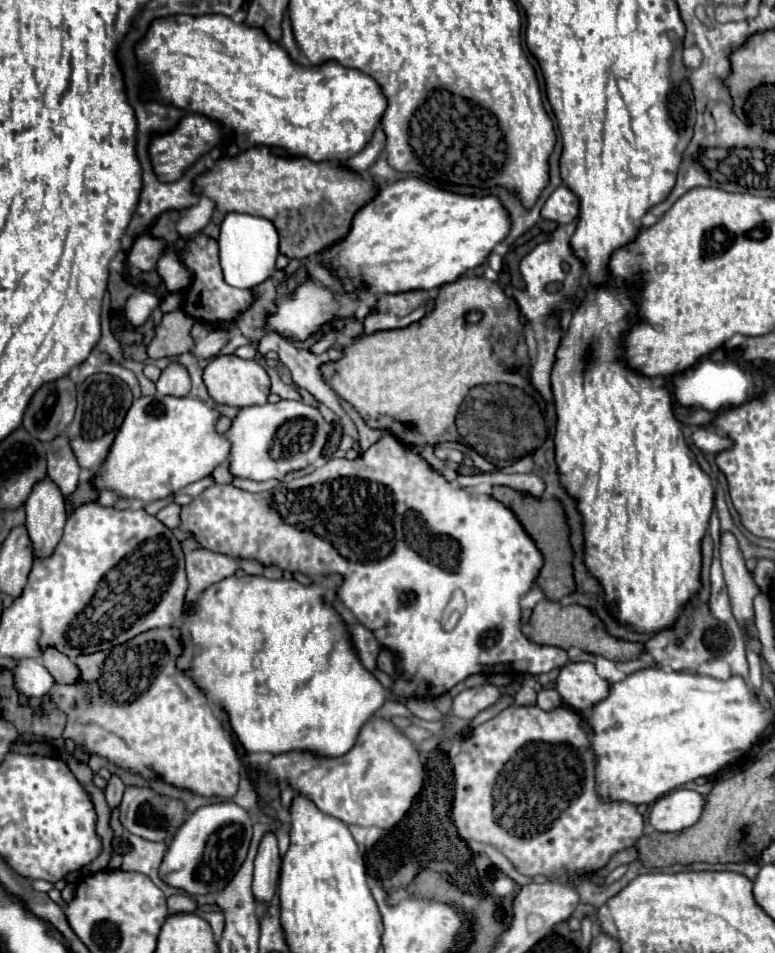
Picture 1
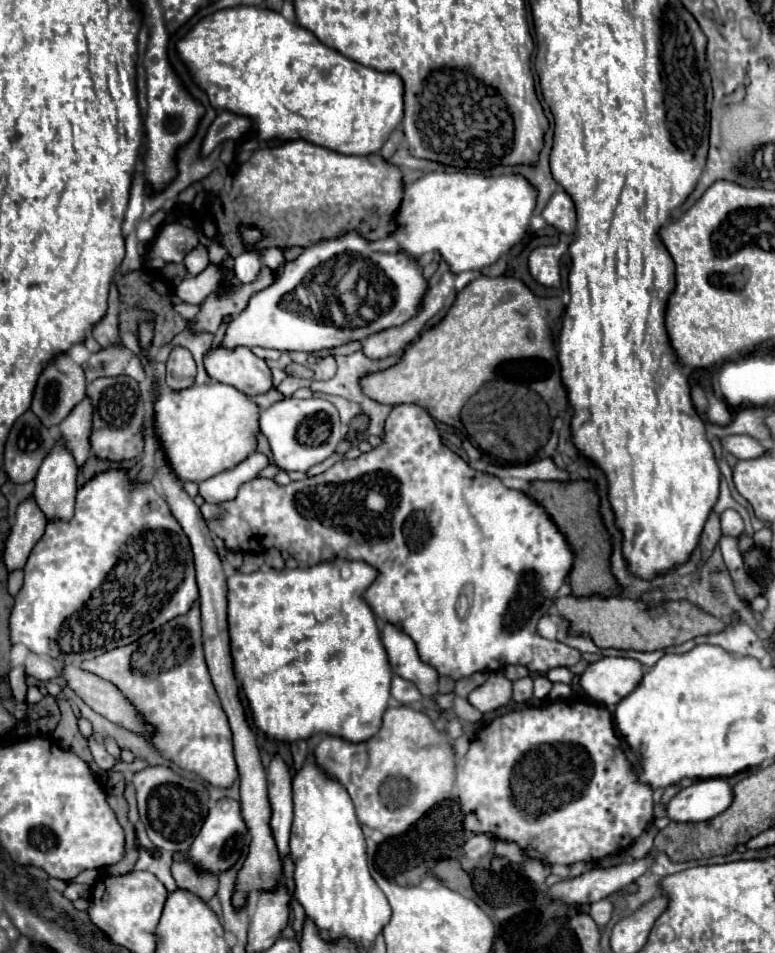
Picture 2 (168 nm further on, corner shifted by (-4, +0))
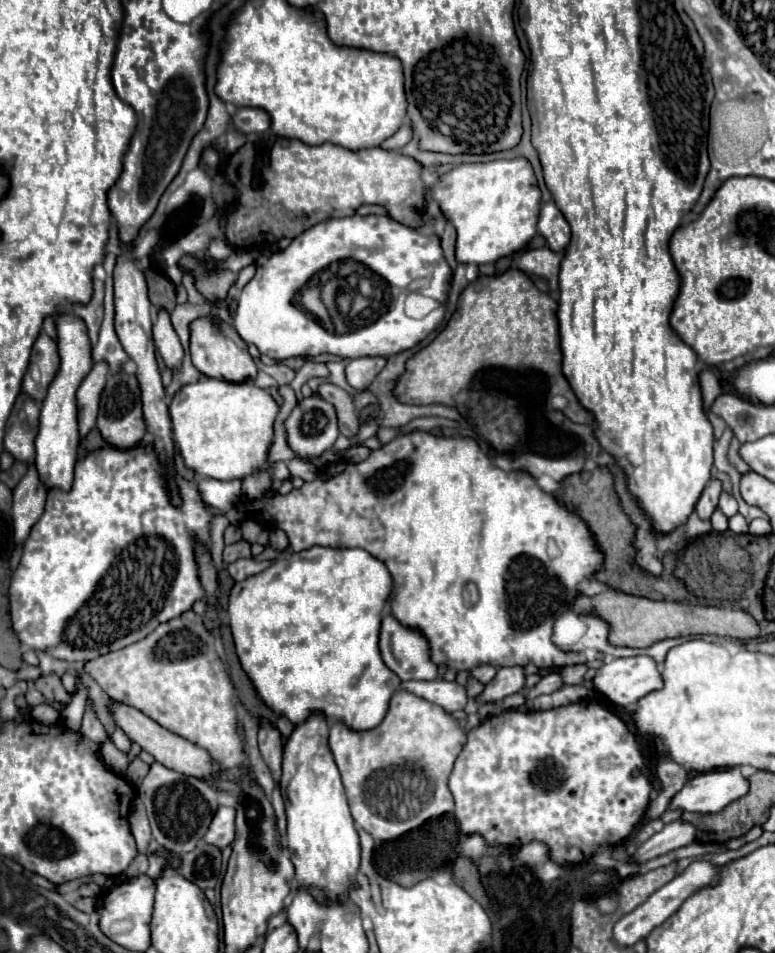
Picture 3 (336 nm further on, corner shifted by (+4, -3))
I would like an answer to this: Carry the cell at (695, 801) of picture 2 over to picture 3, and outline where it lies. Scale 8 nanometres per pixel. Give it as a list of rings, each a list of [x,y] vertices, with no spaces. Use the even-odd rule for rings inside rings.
[[[738,766],[702,772],[688,780],[684,788],[672,798],[670,810],[682,808],[686,812],[714,814],[730,802],[742,798],[748,792],[748,786],[748,778]]]

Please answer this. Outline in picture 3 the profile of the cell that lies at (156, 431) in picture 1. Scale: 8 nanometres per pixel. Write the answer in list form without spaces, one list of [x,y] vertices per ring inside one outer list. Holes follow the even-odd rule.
[[[200,378],[194,384],[182,386],[170,404],[172,430],[174,440],[180,446],[182,458],[188,468],[192,468],[200,476],[210,476],[216,480],[232,480],[246,478],[250,474],[268,470],[272,472],[274,462],[268,460],[268,450],[274,438],[274,420],[280,412],[280,404],[272,398],[272,394],[264,388],[258,388],[254,382],[226,382],[216,378]]]

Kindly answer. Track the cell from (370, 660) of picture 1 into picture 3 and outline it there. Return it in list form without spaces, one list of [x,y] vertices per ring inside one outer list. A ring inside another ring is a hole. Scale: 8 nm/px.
[[[410,680],[410,682],[402,682],[400,688],[416,694],[420,698],[426,698],[426,700],[442,706],[448,712],[462,710],[468,702],[466,688],[458,682],[444,682],[444,680],[416,682],[416,680]]]

